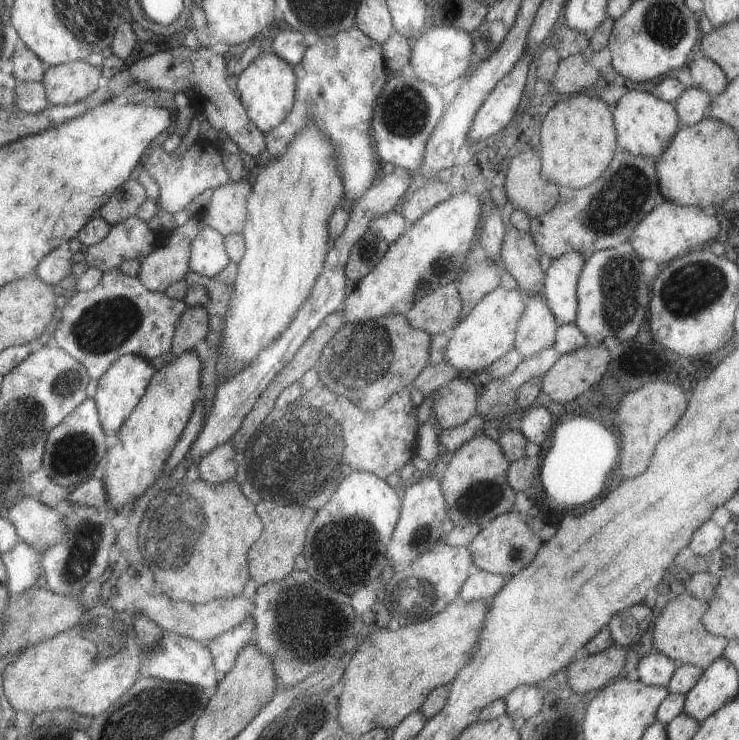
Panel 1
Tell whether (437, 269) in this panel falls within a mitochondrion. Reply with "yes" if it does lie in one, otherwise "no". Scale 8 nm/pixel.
yes

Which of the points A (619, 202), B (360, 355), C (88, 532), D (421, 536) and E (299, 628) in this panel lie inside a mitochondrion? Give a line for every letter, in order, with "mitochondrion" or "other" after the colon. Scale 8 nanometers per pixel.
A: mitochondrion
B: mitochondrion
C: mitochondrion
D: mitochondrion
E: mitochondrion

